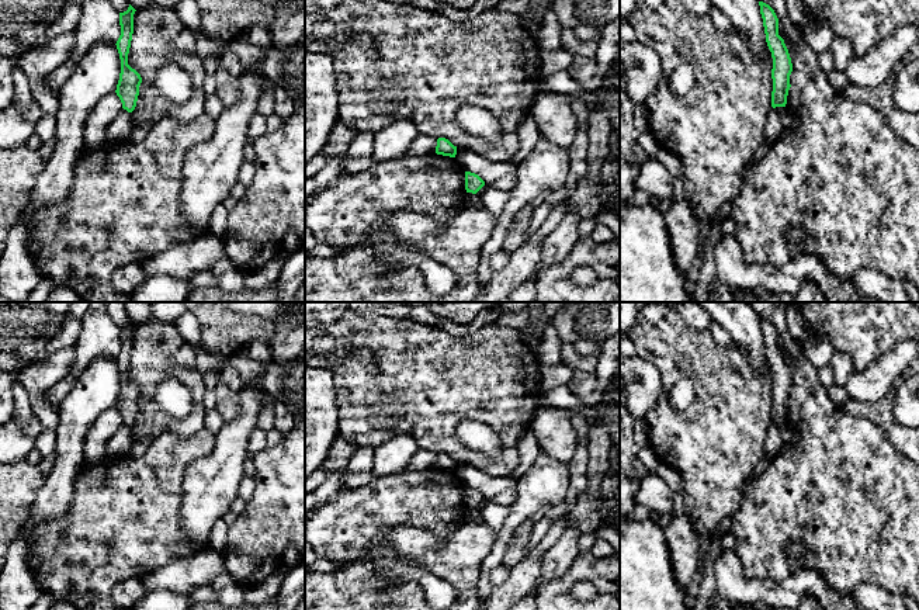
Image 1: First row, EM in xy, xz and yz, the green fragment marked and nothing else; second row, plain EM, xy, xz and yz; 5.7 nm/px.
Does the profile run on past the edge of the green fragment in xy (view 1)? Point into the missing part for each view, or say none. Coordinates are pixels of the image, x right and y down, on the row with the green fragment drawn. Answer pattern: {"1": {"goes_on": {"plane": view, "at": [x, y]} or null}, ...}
{"1": {"goes_on": null}}

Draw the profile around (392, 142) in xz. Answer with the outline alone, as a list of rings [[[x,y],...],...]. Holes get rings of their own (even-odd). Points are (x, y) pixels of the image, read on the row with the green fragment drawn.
[[[395,121],[374,135],[374,150],[371,157],[375,162],[396,160],[405,157],[412,142],[420,135],[412,121]]]

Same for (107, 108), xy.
[[[110,93],[97,103],[86,119],[83,150],[93,153],[97,149],[108,146],[105,129],[122,110],[122,103],[117,93]]]

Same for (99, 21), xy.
[[[83,0],[74,34],[76,44],[69,58],[79,62],[100,42],[117,44],[121,35],[119,11],[110,0]]]

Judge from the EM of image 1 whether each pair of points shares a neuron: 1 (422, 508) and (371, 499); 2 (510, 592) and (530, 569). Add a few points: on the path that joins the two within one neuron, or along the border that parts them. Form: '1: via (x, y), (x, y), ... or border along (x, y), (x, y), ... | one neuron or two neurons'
1: via (409, 501), (384, 501) | one neuron
2: via (516, 586), (526, 575) | one neuron

